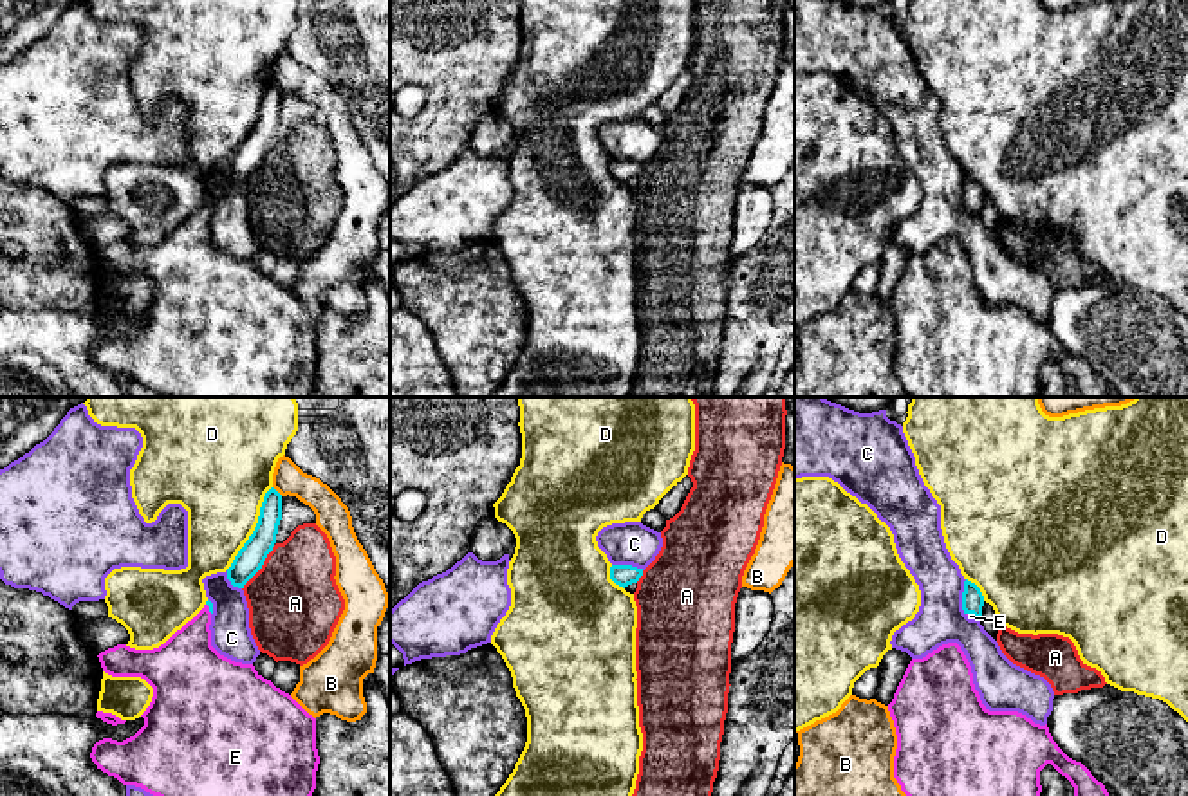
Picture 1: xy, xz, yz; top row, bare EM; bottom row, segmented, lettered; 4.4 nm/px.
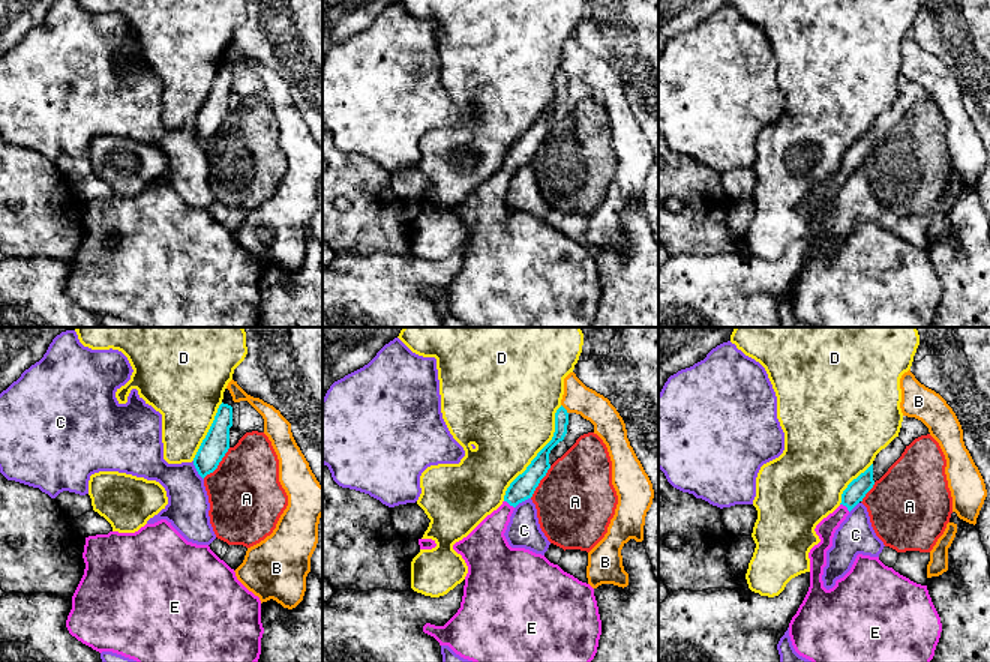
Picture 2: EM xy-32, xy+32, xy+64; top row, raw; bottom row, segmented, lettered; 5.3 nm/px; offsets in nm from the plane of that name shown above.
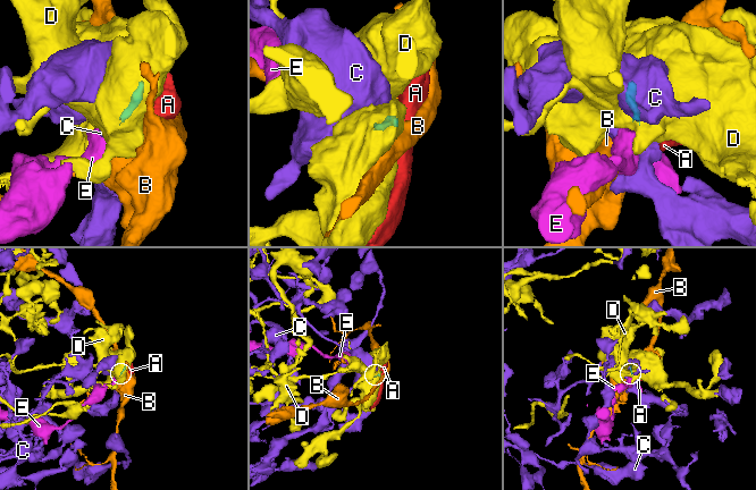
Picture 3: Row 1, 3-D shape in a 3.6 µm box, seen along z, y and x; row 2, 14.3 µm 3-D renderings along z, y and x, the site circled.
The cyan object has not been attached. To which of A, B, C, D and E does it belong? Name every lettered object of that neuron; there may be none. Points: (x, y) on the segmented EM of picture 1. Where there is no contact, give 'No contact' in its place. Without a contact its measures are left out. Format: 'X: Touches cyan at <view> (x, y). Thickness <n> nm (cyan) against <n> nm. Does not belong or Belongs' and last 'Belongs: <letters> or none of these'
A: Touches cyan at xy (260, 567). Thickness 120 nm (cyan) against 400 nm. Does not belong
B: Touches cyan at xy (277, 491). Thickness 120 nm (cyan) against 140 nm. Does not belong
C: Touches cyan at yz (963, 598). Thickness 100 nm (cyan) against 220 nm. Does not belong
D: Touches cyan at xy (255, 527). Thickness 120 nm (cyan) against 380 nm. Does not belong
E: Touches cyan at yz (972, 612). Thickness 100 nm (cyan) against 20 nm. Belongs
Belongs: E

